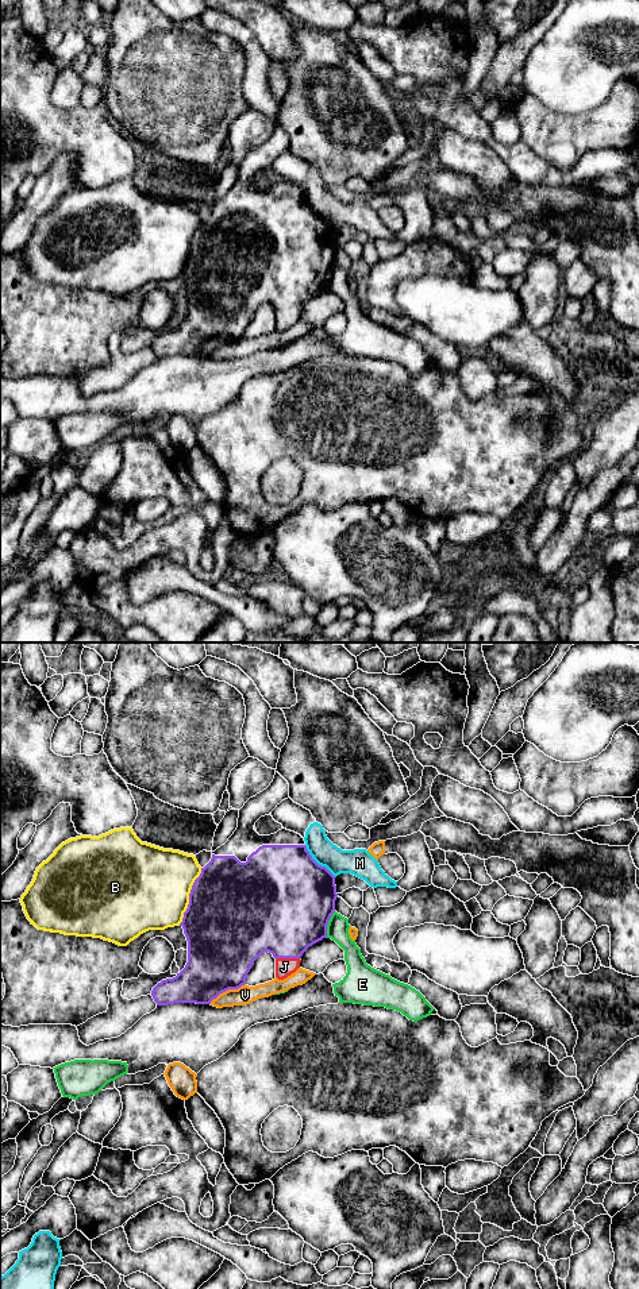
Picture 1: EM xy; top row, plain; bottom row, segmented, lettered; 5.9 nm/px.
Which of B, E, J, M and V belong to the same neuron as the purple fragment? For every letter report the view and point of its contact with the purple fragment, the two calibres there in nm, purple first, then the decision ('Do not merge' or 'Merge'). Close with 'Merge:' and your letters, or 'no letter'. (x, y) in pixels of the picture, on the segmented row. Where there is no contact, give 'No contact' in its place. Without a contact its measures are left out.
B: Touches purple at xy (189, 896). Thickness 500 nm (purple) against 480 nm. Do not merge
E: Touches purple at xy (327, 923). Thickness 500 nm (purple) against 130 nm. Do not merge
J: Touches purple at xy (288, 957). Thickness 480 nm (purple) against 110 nm. Merge
M: Touches purple at xy (316, 863). Thickness 500 nm (purple) against 160 nm. Do not merge
V: Touches purple at xy (227, 990). Thickness 400 nm (purple) against 110 nm. Do not merge
Merge: J

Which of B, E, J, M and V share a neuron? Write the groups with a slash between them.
B / E / J / M / V

